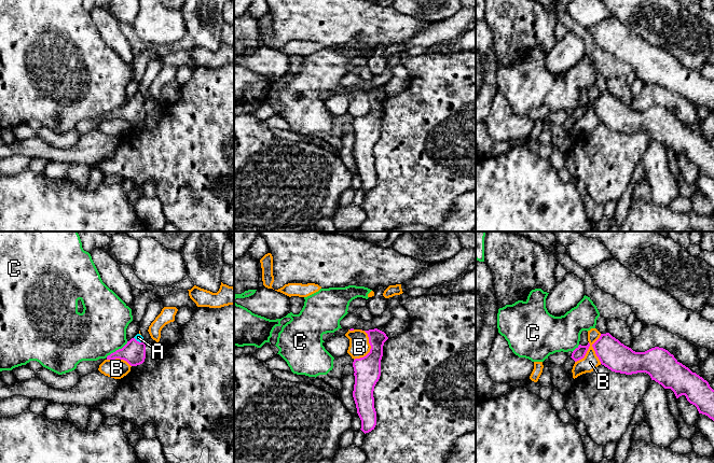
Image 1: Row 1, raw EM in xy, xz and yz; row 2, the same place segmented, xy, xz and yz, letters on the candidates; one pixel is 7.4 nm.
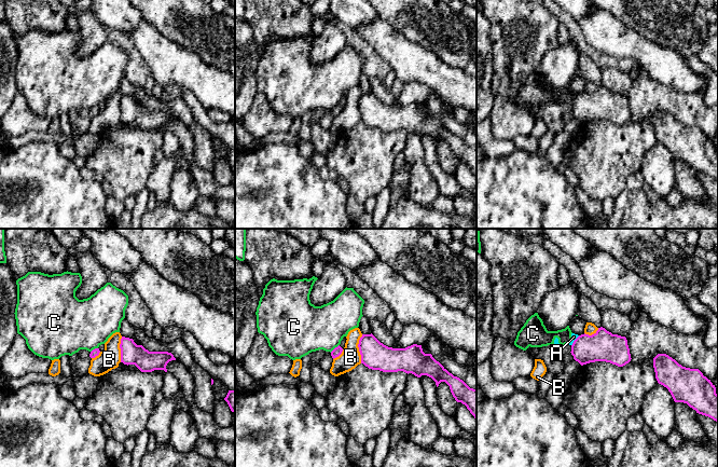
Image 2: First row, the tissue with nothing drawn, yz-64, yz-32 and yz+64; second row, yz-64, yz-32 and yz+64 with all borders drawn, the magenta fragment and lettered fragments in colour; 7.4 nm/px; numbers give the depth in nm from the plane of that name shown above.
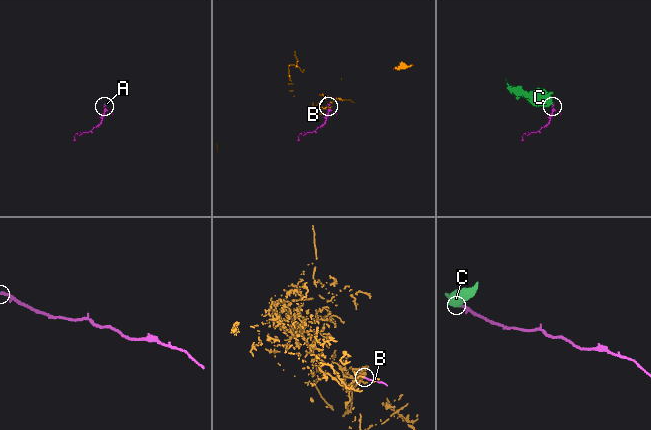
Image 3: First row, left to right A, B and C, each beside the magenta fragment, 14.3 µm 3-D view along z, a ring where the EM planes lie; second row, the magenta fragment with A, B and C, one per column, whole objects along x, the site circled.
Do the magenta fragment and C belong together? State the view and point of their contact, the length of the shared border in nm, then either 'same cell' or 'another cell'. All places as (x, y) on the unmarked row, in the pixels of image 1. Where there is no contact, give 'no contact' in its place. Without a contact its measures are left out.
contact xy (117, 109); length 200 nm; another cell

